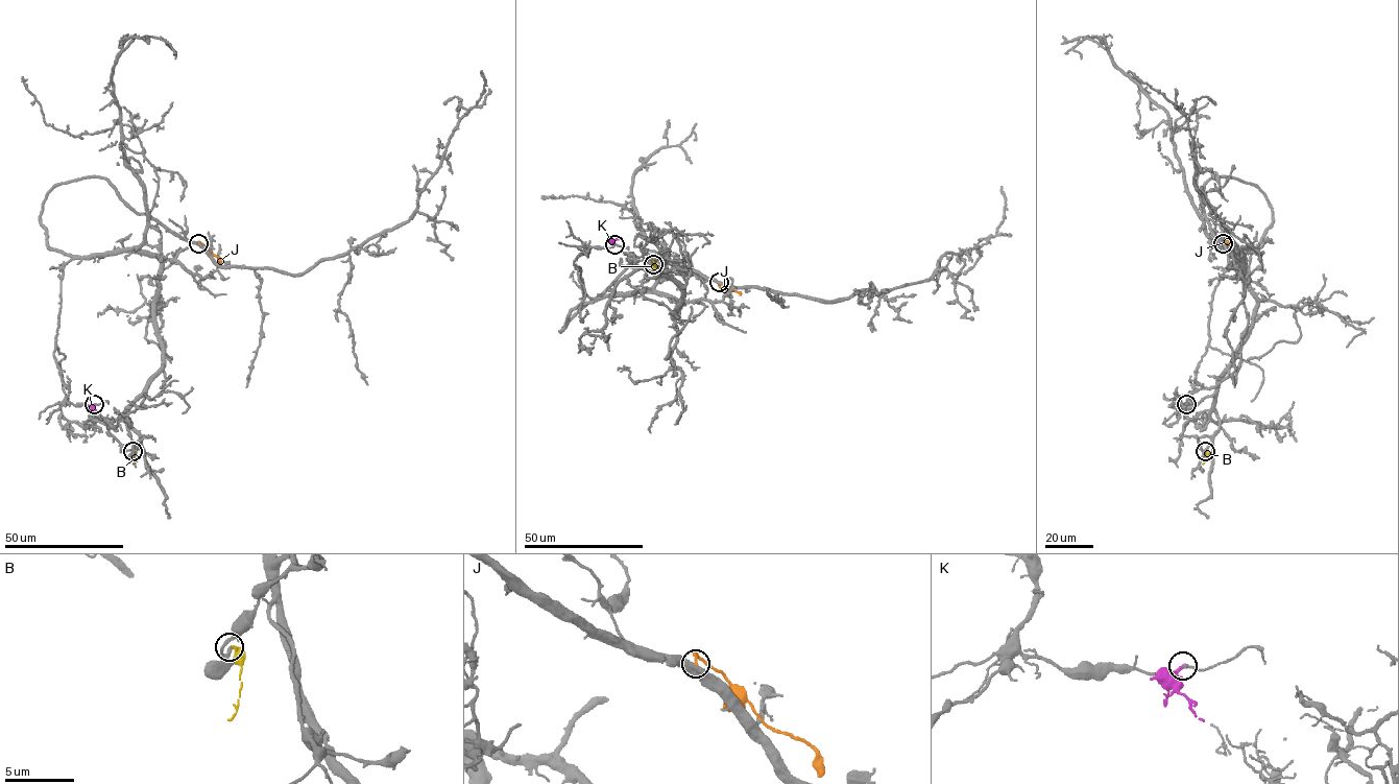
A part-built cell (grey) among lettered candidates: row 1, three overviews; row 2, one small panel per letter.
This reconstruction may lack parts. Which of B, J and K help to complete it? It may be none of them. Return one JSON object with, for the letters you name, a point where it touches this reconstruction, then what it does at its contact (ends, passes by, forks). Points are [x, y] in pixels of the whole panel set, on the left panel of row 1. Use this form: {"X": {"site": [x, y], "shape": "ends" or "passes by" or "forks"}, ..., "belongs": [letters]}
{"B": {"site": [133, 451], "shape": "ends"}, "belongs": ["B"]}

